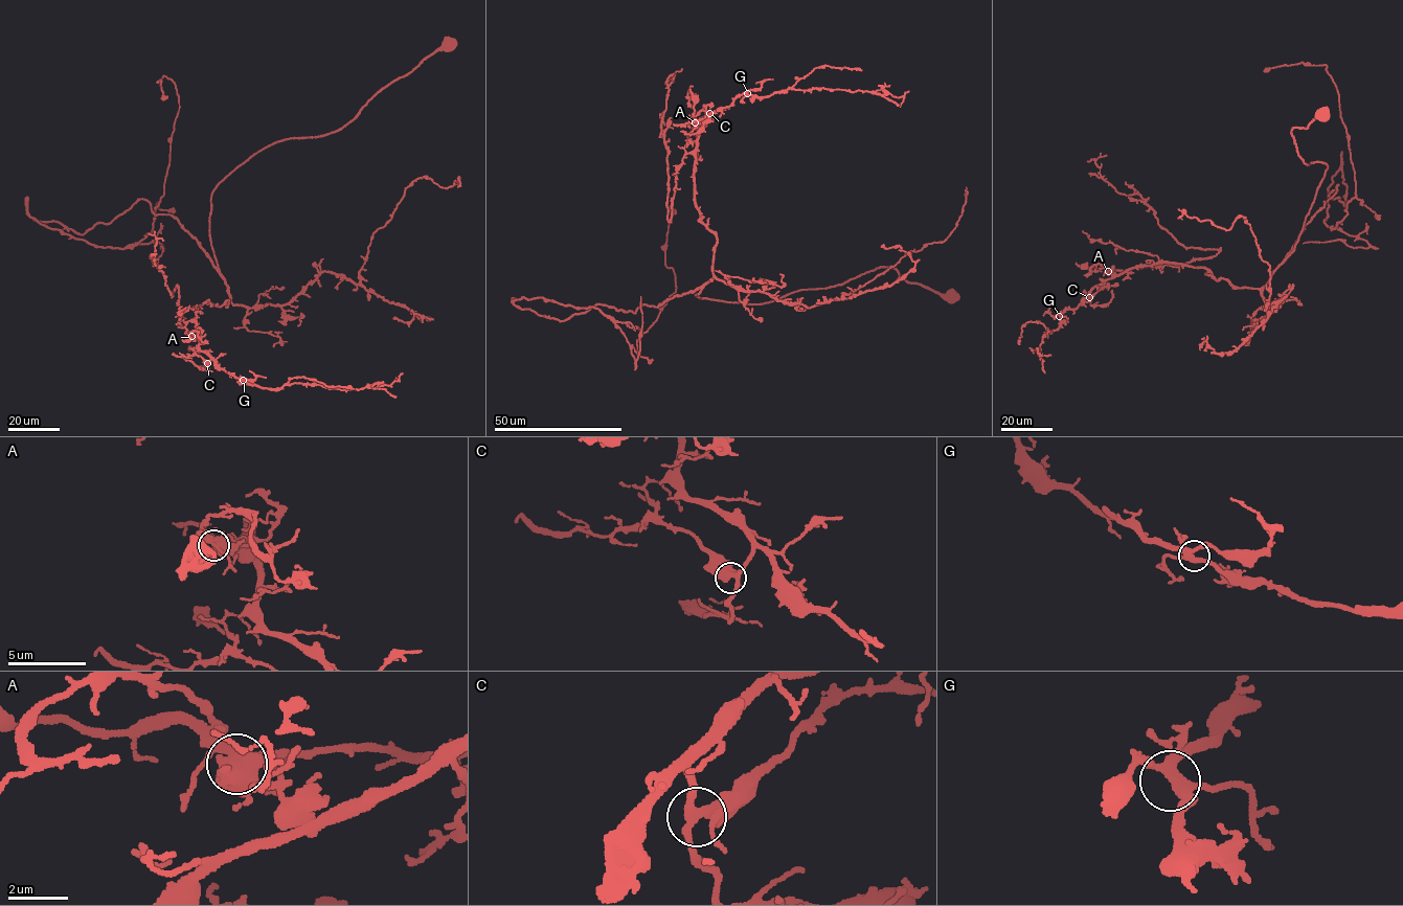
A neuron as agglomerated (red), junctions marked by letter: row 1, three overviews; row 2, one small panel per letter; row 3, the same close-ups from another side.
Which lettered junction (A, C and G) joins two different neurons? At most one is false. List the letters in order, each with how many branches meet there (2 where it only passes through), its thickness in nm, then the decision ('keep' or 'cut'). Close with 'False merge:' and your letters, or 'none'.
A: branches 5; calibre 550 nm; keep
C: branches 4; calibre 320 nm; keep
G: branches 5; calibre 360 nm; keep
False merge: none

